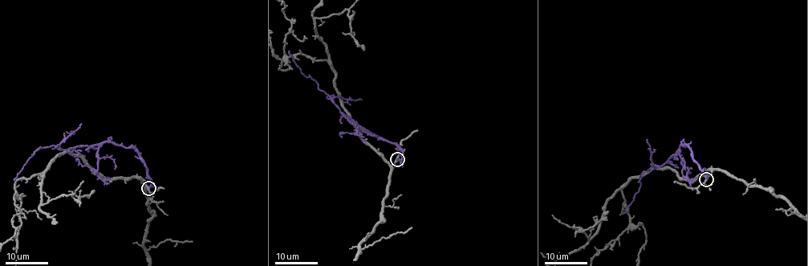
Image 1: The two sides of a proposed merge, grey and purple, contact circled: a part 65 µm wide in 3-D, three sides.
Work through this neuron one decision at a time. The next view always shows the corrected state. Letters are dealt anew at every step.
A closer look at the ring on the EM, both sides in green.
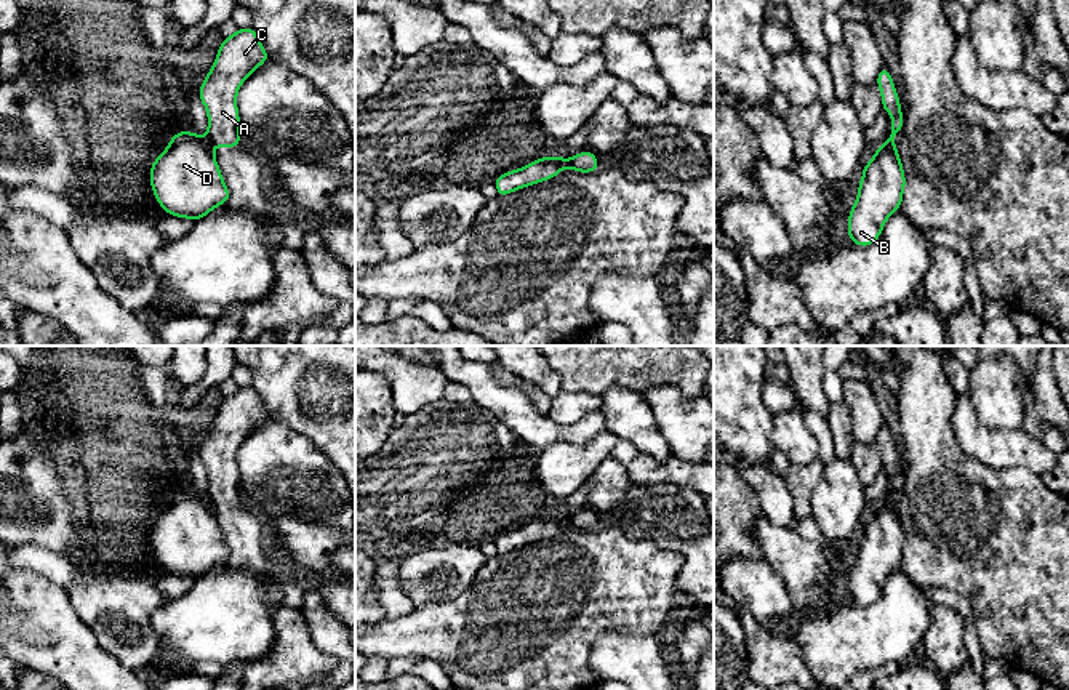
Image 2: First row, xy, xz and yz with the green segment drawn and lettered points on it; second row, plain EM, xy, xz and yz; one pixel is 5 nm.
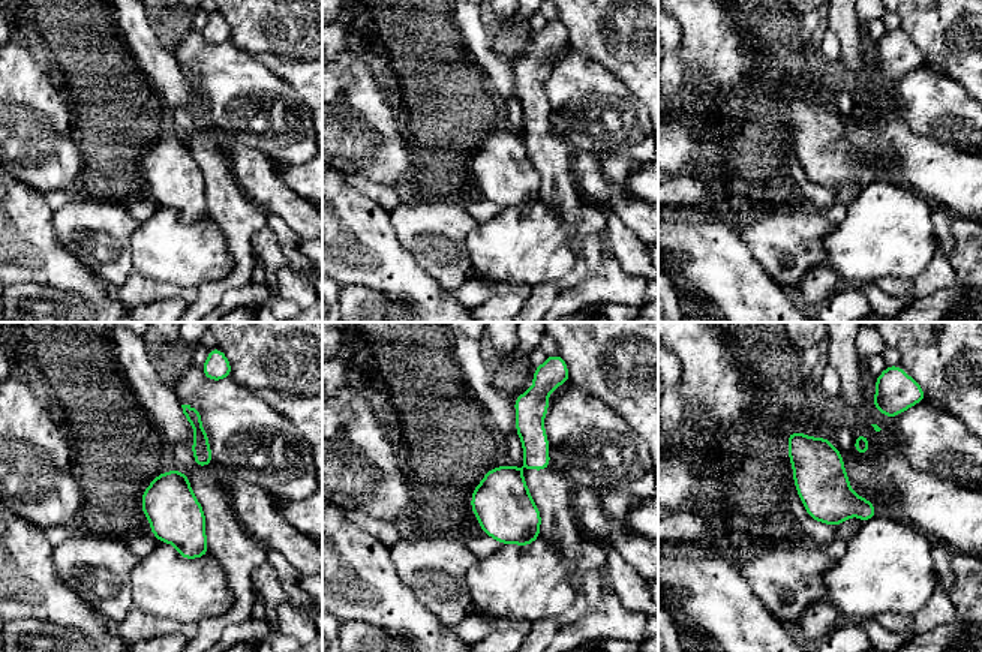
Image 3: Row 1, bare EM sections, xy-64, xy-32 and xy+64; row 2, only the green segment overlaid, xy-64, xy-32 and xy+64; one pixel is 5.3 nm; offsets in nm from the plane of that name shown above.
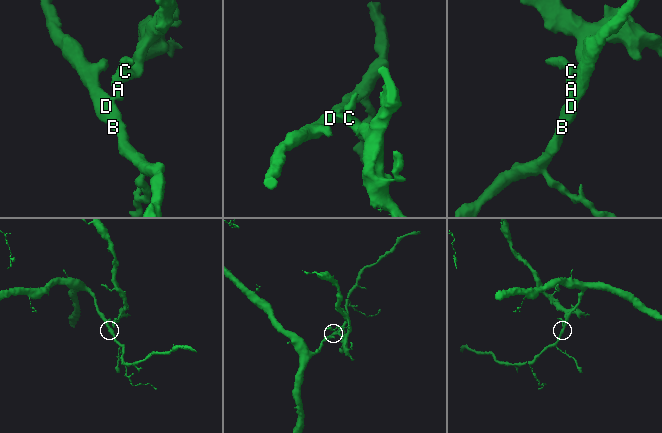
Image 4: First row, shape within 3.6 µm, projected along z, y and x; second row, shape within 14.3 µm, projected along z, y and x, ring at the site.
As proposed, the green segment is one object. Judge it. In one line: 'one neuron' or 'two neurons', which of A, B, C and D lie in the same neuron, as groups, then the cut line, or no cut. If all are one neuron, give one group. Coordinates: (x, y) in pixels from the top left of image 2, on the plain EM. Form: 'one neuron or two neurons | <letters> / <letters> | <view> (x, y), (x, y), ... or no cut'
two neurons | A C / B D | xy (204, 497), (212, 505)

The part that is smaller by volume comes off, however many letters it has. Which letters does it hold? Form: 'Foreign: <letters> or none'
Foreign: A, C

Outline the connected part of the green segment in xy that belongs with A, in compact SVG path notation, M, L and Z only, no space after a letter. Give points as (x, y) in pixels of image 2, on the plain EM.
M253 386L237 387L222 397L214 423L198 448L198 458L208 472L205 498L211 506L234 507L240 503L237 450L269 418Z

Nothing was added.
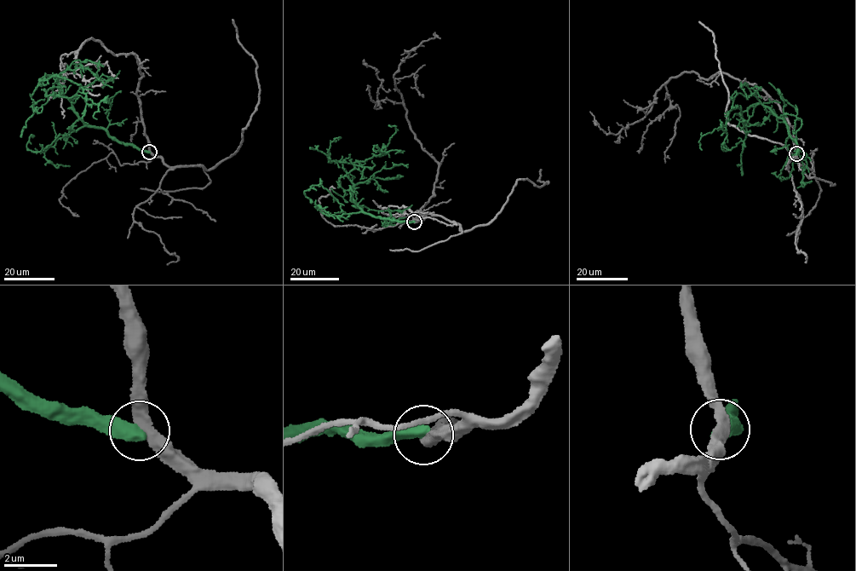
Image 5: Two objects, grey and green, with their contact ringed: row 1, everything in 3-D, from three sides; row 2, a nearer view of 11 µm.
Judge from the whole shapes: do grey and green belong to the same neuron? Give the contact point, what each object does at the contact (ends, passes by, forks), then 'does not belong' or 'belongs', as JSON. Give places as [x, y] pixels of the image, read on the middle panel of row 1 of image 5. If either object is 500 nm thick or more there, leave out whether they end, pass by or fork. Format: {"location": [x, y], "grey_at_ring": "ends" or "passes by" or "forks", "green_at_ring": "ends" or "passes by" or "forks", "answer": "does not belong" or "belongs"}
{"location": [414, 222], "grey_at_ring": "passes by", "green_at_ring": "ends", "answer": "does not belong"}

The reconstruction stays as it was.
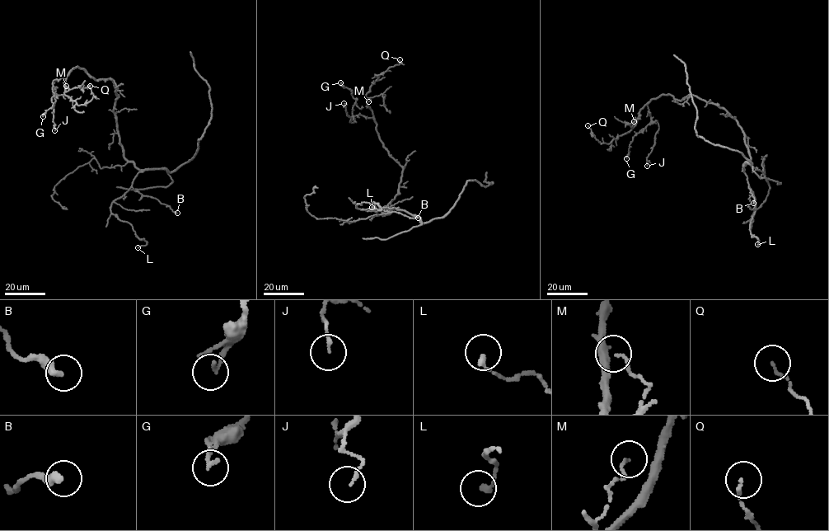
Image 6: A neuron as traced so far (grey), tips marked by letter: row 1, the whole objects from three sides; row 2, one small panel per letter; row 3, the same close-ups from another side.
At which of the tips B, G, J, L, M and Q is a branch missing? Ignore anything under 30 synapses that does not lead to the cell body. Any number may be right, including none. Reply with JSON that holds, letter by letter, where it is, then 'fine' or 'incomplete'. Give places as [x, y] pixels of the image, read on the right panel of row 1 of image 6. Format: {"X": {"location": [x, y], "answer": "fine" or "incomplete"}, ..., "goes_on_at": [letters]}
{"B": {"location": [753, 203], "answer": "fine"}, "G": {"location": [626, 158], "answer": "fine"}, "J": {"location": [647, 166], "answer": "fine"}, "L": {"location": [757, 244], "answer": "fine"}, "M": {"location": [634, 121], "answer": "fine"}, "Q": {"location": [587, 125], "answer": "fine"}, "goes_on_at": []}

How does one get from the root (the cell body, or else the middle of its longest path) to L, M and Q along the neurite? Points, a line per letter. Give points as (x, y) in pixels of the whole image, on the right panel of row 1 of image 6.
L: (746, 143), (751, 158), (742, 169), (755, 199), (755, 212), (749, 230), (751, 236), (759, 240), (757, 244)
M: (746, 143), (742, 127), (727, 111), (694, 96), (680, 101), (660, 95), (641, 109), (631, 128), (634, 121)
Q: (746, 143), (742, 127), (724, 109), (691, 95), (651, 99), (636, 124), (608, 143), (587, 125)

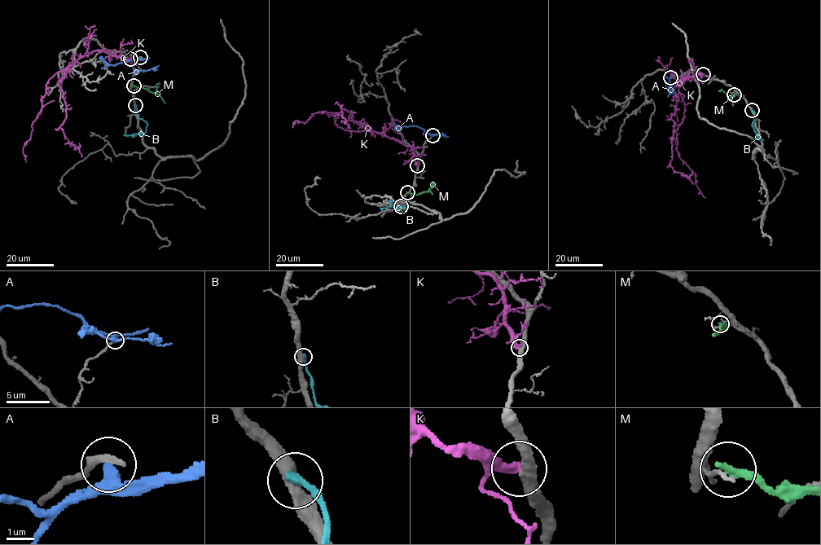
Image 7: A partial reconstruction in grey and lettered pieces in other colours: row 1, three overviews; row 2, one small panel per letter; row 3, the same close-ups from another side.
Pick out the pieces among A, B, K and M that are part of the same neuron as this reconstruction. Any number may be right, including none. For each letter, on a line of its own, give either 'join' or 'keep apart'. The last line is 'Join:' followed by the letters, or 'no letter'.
A: keep apart
B: keep apart
K: keep apart
M: keep apart
Join: no letter

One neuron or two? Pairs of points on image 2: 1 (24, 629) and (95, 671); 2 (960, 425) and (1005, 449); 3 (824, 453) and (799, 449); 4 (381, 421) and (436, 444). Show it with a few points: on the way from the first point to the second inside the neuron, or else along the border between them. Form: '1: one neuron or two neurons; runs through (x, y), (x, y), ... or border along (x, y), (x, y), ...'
1: one neuron; runs through (42, 631), (77, 660)
2: one neuron; runs through (972, 434), (981, 444), (994, 449)
3: two neurons; border along (802, 418), (818, 442), (818, 458)
4: two neurons; border along (394, 428), (372, 457)

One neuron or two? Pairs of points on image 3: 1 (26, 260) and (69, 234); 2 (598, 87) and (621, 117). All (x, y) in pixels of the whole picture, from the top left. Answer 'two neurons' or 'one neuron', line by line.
1: two neurons
2: one neuron

